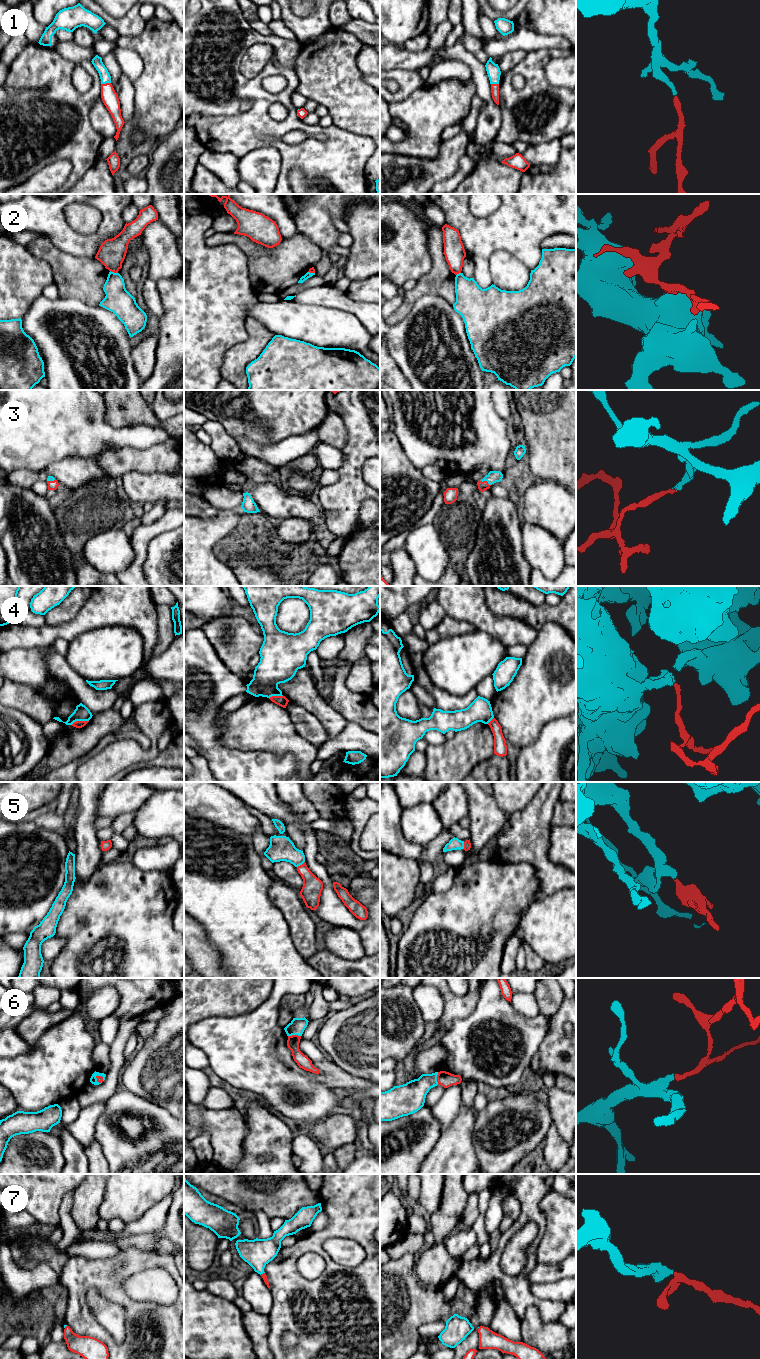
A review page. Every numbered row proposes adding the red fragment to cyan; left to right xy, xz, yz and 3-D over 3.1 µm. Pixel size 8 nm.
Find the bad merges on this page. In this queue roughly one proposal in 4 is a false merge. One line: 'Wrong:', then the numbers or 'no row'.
Wrong: 2

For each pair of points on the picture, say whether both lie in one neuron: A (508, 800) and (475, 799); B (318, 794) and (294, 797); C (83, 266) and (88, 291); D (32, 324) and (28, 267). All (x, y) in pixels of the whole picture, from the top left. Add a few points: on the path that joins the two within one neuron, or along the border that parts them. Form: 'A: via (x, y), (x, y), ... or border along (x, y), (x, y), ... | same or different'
A: border along (492, 794), (496, 804), (509, 815) | different
B: border along (303, 792), (319, 816) | different
C: via (83, 272), (83, 278), (87, 285) | same
D: border along (42, 294), (29, 306), (21, 318) | different

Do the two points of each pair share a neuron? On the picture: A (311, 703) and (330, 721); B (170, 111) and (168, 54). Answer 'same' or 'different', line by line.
A: same
B: same

